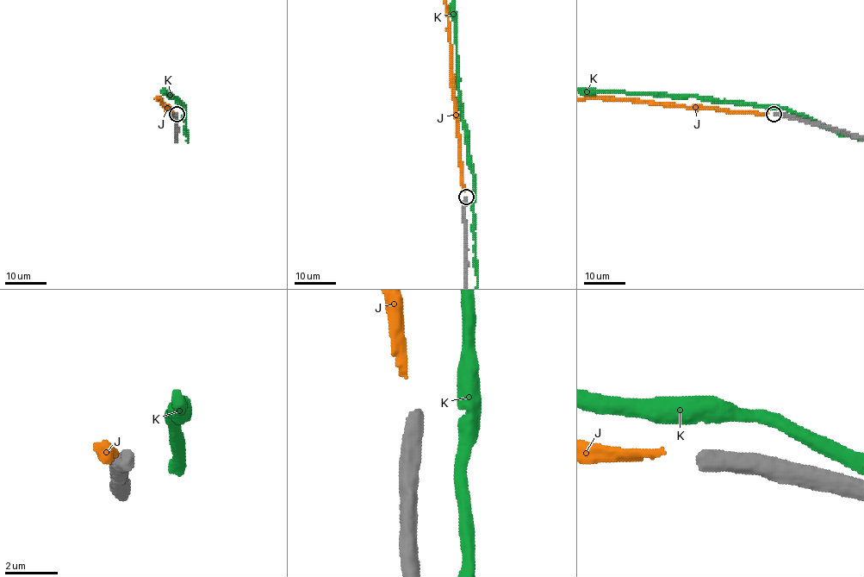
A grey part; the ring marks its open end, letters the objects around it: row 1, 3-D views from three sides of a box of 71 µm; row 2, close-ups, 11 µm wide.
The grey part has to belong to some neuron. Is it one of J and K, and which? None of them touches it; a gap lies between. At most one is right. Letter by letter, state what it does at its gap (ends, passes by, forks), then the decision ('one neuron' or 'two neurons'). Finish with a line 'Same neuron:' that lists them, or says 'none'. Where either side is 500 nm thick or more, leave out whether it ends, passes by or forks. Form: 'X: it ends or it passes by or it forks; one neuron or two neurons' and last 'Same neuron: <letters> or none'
J: two neurons
K: two neurons
Same neuron: none

